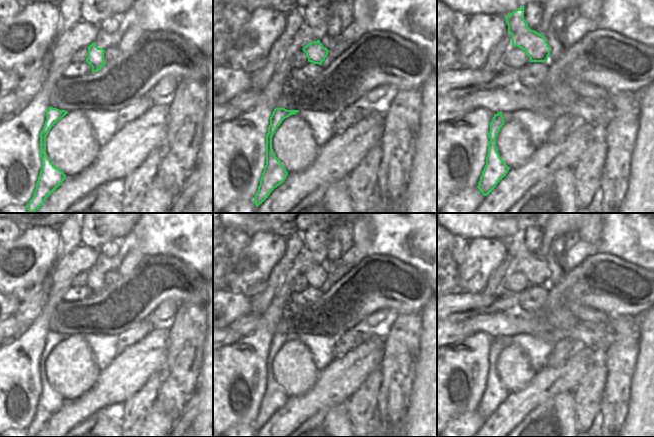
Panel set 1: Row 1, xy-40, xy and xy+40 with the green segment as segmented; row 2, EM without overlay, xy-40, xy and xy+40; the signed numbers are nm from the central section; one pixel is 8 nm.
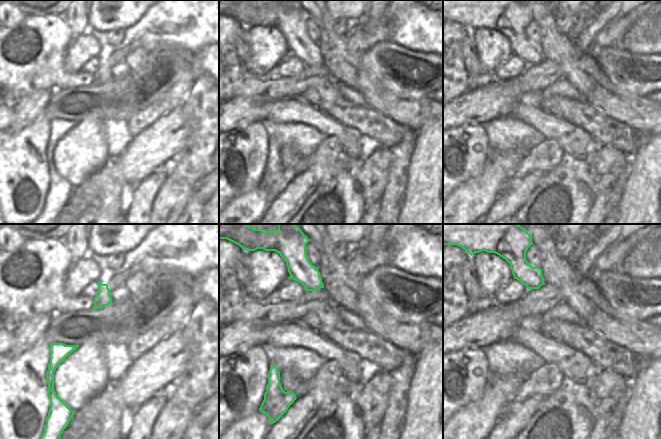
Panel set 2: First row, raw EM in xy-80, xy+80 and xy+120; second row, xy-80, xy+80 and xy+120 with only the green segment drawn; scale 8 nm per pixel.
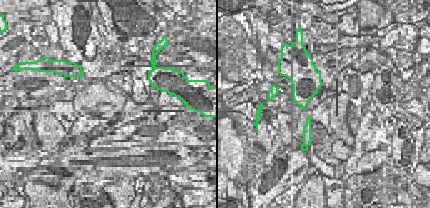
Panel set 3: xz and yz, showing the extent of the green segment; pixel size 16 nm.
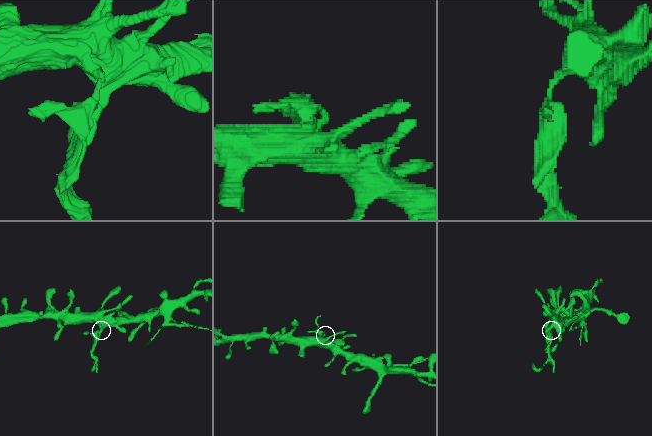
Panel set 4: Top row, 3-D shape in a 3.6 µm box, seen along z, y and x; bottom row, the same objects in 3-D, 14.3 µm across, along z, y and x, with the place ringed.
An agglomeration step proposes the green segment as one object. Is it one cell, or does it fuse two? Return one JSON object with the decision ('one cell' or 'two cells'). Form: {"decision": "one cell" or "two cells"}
{"decision": "two cells"}

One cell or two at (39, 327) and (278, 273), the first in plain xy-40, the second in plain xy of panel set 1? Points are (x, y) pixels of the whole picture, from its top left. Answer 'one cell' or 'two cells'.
two cells

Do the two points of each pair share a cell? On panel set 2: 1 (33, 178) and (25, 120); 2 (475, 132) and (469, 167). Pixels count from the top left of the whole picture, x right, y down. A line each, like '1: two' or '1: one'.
1: two
2: one

